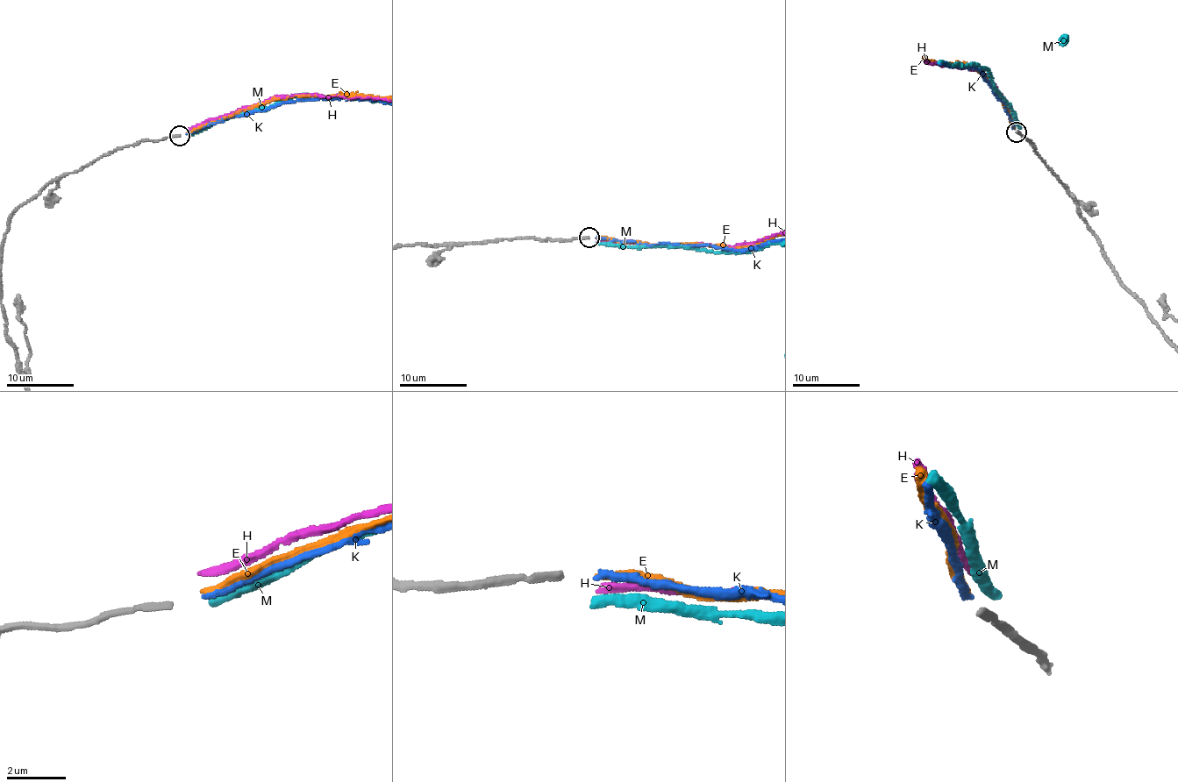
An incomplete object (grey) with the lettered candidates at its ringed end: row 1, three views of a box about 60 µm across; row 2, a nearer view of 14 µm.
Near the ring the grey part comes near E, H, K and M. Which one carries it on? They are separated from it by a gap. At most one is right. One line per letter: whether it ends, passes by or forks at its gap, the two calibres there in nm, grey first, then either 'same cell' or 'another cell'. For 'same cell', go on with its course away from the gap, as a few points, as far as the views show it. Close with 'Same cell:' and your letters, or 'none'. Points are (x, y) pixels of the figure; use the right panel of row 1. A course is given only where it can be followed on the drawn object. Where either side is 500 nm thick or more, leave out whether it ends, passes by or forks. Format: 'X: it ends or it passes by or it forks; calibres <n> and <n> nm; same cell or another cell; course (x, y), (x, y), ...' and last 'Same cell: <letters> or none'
E: it ends; calibres 220 and 190 nm; another cell
H: it ends; calibres 220 and 280 nm; another cell
K: it ends; calibres 220 and 200 nm; same cell
M: it ends; calibres 220 and 320 nm; another cell
Same cell: K

